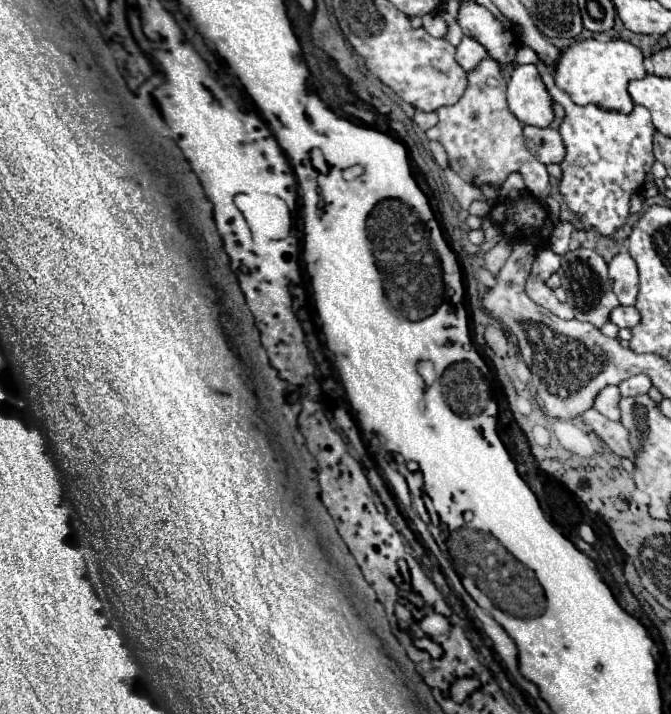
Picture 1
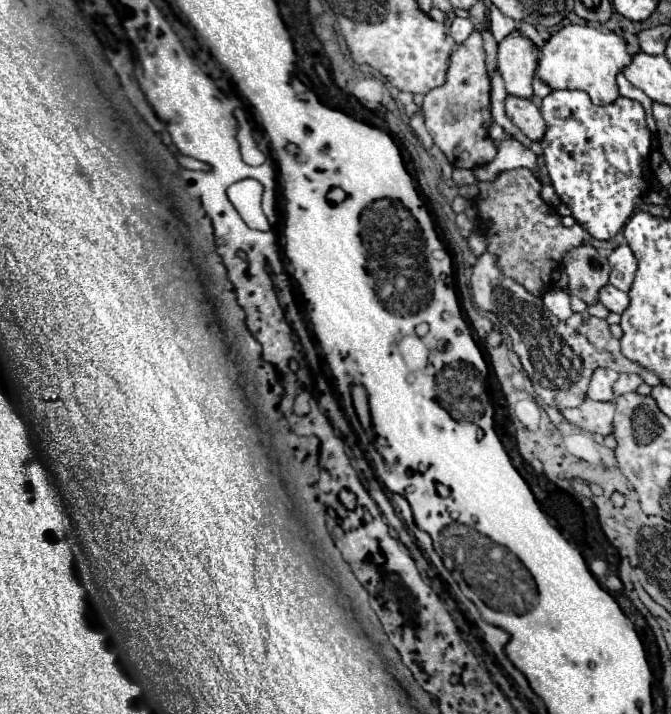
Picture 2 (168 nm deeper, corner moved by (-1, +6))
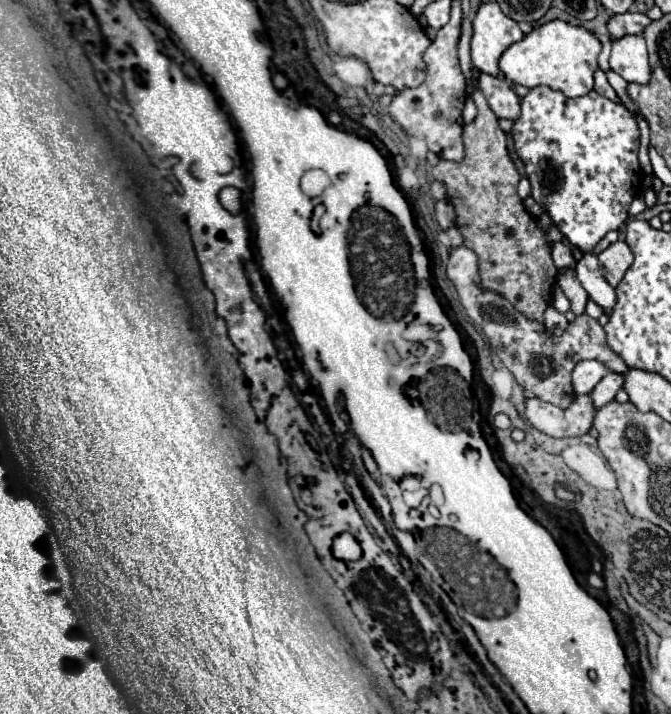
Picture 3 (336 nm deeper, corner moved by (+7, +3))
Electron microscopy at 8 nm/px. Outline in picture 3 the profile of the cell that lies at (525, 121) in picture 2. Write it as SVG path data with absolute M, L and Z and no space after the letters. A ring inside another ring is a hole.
M480 73L478 75L478 87L484 93L490 109L496 113L496 117L504 117L514 121L520 113L520 99L510 89L510 83L506 79Z

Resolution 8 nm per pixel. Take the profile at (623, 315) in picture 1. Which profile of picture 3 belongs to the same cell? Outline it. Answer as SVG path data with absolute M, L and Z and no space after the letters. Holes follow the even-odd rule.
M534 87L520 101L520 115L512 121L512 141L532 185L532 197L552 217L560 233L582 251L582 259L576 261L578 281L604 311L610 311L616 305L616 291L602 277L594 247L608 231L626 225L630 203L640 193L640 179L644 173L638 163L640 131L636 119L624 105L602 97L596 91L590 91L586 97L570 99L550 87Z

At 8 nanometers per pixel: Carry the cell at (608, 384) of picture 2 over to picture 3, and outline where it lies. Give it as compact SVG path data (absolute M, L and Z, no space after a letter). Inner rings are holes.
M578 361L572 371L572 385L576 395L586 395L594 389L594 385L608 373L606 365L600 361Z

